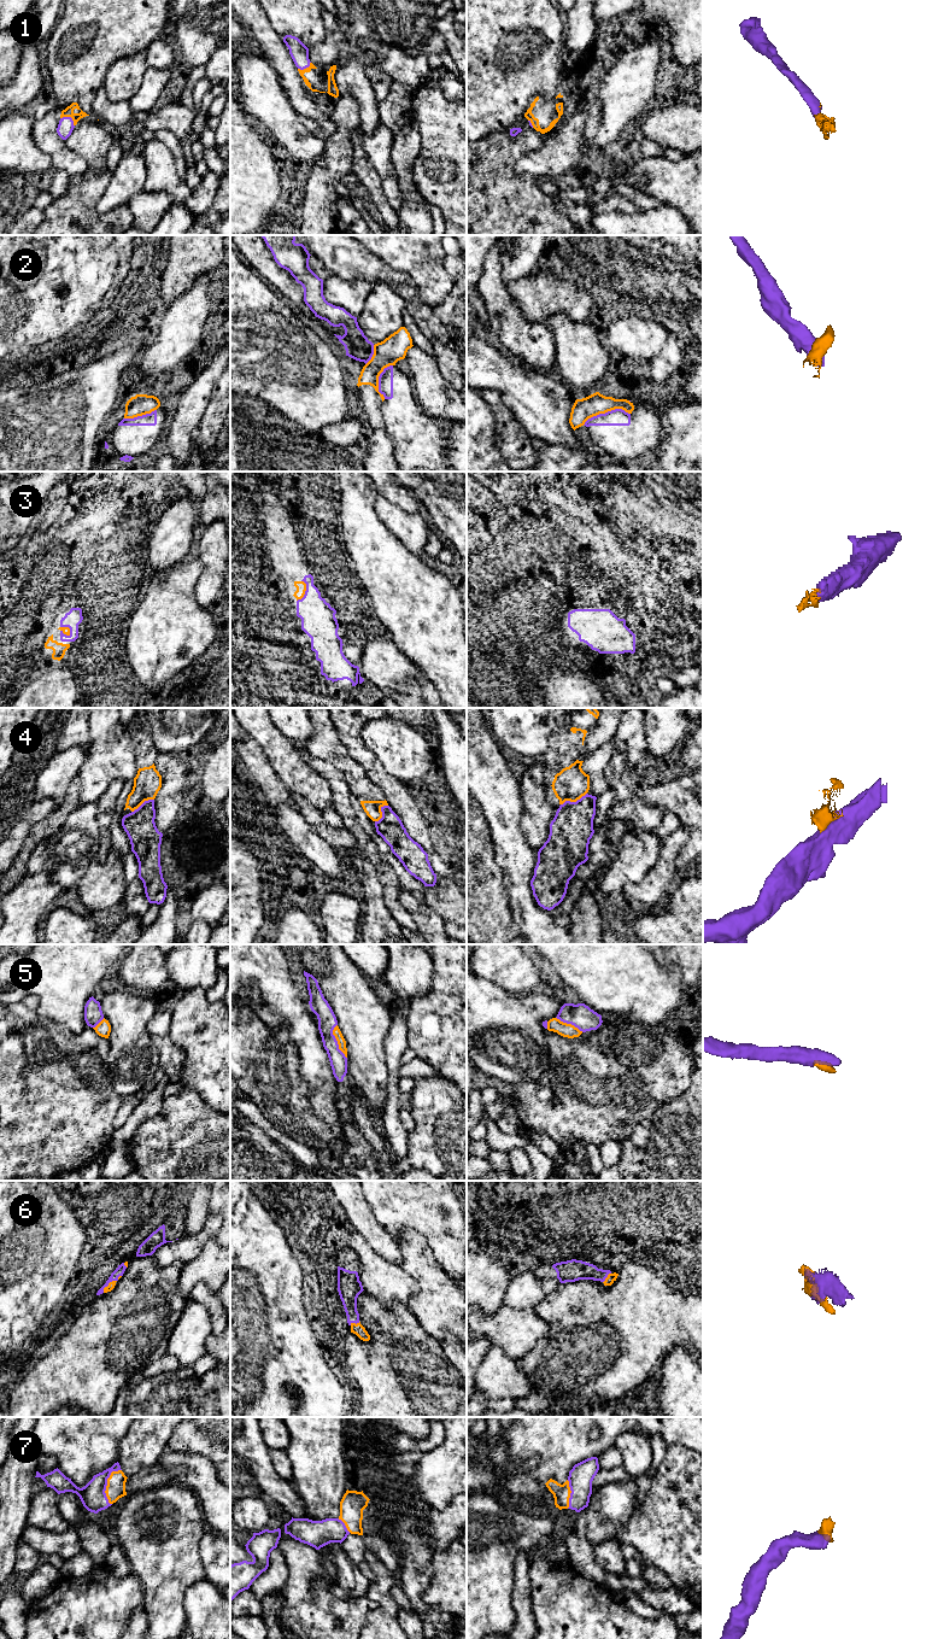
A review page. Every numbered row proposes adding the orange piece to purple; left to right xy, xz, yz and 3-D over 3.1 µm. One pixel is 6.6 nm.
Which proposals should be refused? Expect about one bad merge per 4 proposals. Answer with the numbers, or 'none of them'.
2, 4

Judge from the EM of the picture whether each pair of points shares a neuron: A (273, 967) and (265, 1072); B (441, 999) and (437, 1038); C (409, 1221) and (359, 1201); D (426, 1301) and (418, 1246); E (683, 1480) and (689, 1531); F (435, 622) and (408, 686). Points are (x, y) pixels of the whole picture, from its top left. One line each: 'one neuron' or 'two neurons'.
A: two neurons
B: one neuron
C: two neurons
D: one neuron
E: one neuron
F: two neurons

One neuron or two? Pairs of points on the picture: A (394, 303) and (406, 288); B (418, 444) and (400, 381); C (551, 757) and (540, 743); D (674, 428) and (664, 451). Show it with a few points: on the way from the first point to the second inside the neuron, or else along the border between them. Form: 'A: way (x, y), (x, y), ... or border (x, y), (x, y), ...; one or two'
A: border (373, 285), (387, 284), (402, 298), (405, 310); two
B: way (409, 428), (400, 413), (400, 397); one
C: border (566, 730), (555, 732), (549, 748), (528, 759); two
D: way (674, 434), (674, 442), (670, 445); one

